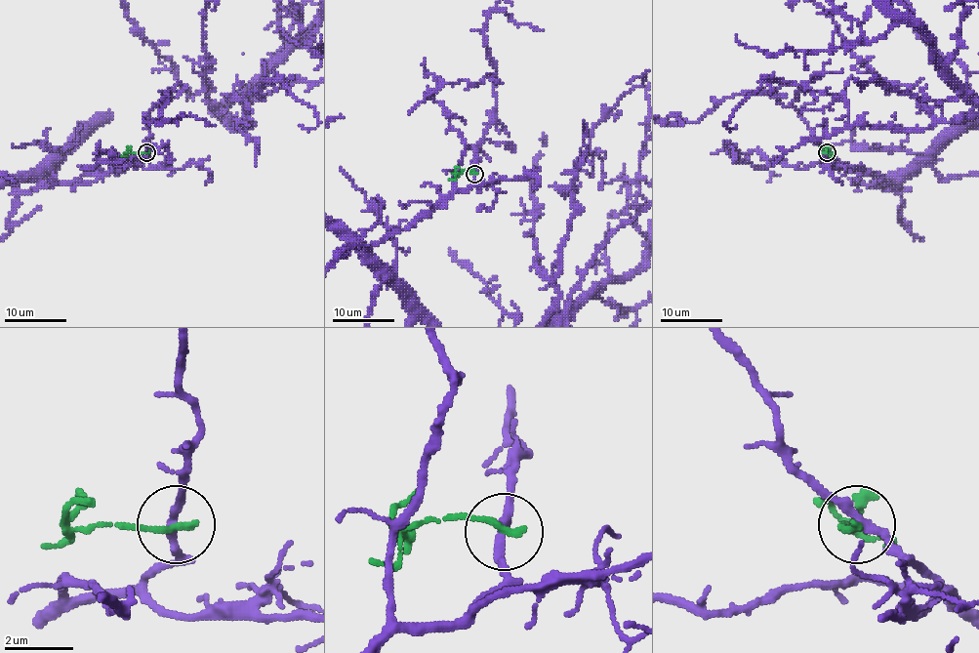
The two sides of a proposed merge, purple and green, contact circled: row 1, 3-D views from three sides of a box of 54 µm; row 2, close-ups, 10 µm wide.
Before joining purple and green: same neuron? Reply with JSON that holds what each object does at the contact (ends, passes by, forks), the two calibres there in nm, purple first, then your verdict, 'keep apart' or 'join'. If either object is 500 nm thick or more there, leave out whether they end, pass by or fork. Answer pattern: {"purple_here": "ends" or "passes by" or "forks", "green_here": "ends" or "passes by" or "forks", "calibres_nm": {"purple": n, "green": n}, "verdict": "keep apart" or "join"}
{"purple_here": "passes by", "green_here": "ends", "calibres_nm": {"purple": 240, "green": 240}, "verdict": "keep apart"}

